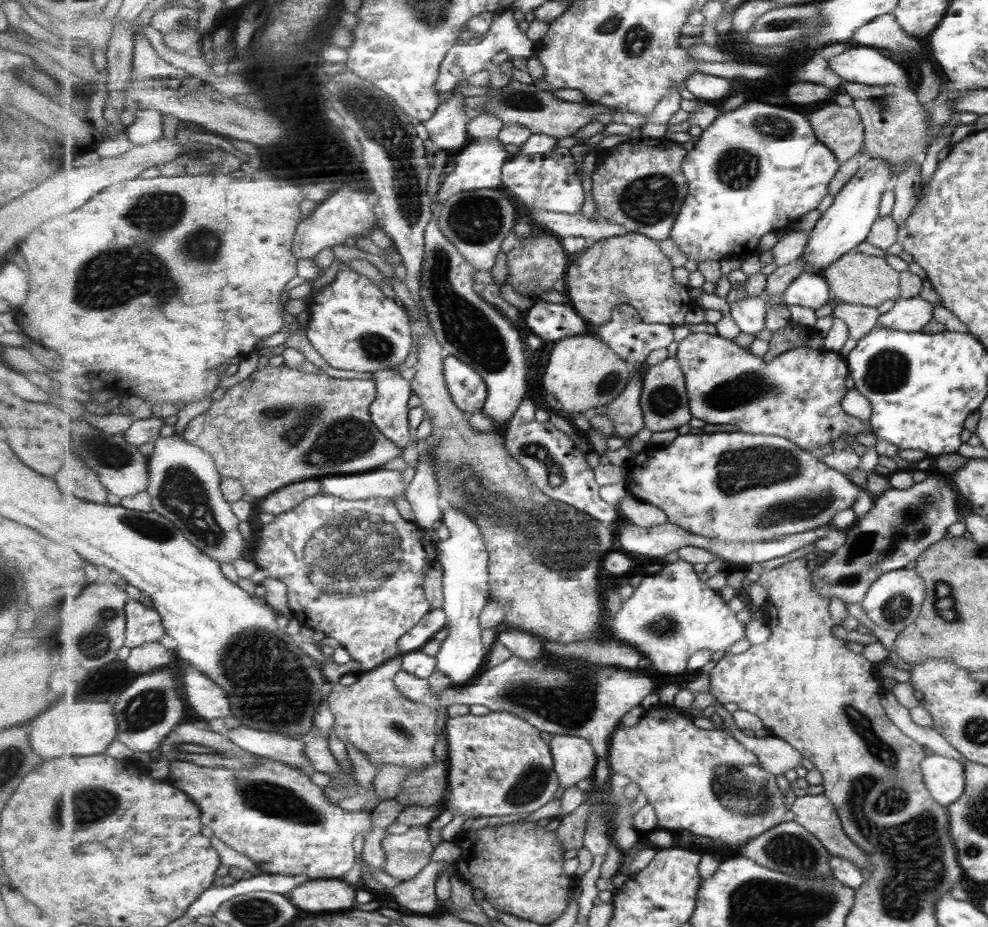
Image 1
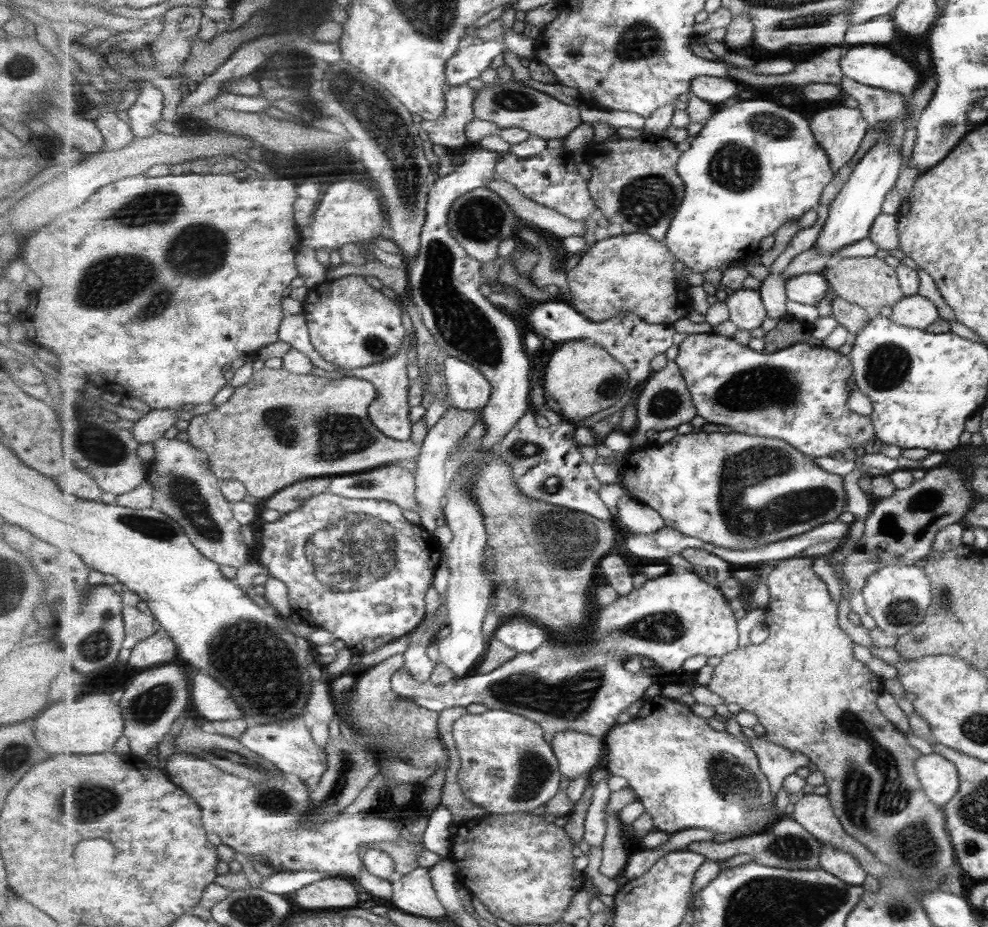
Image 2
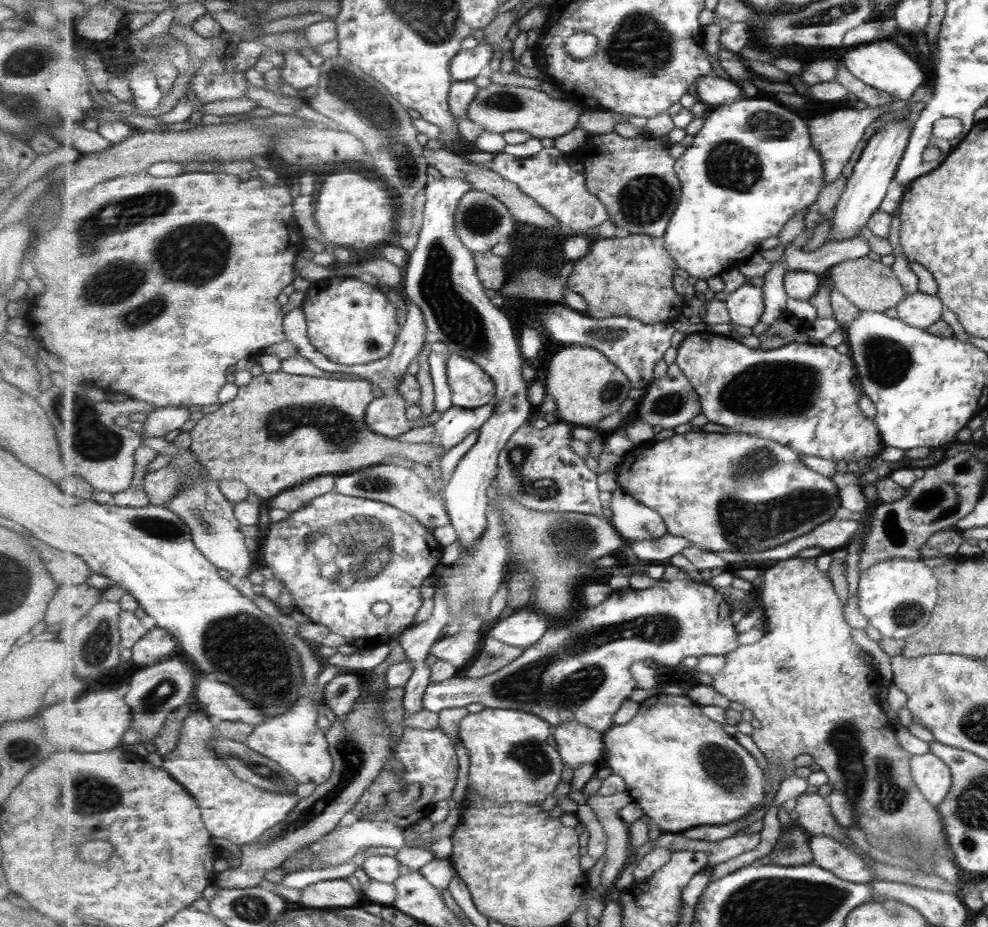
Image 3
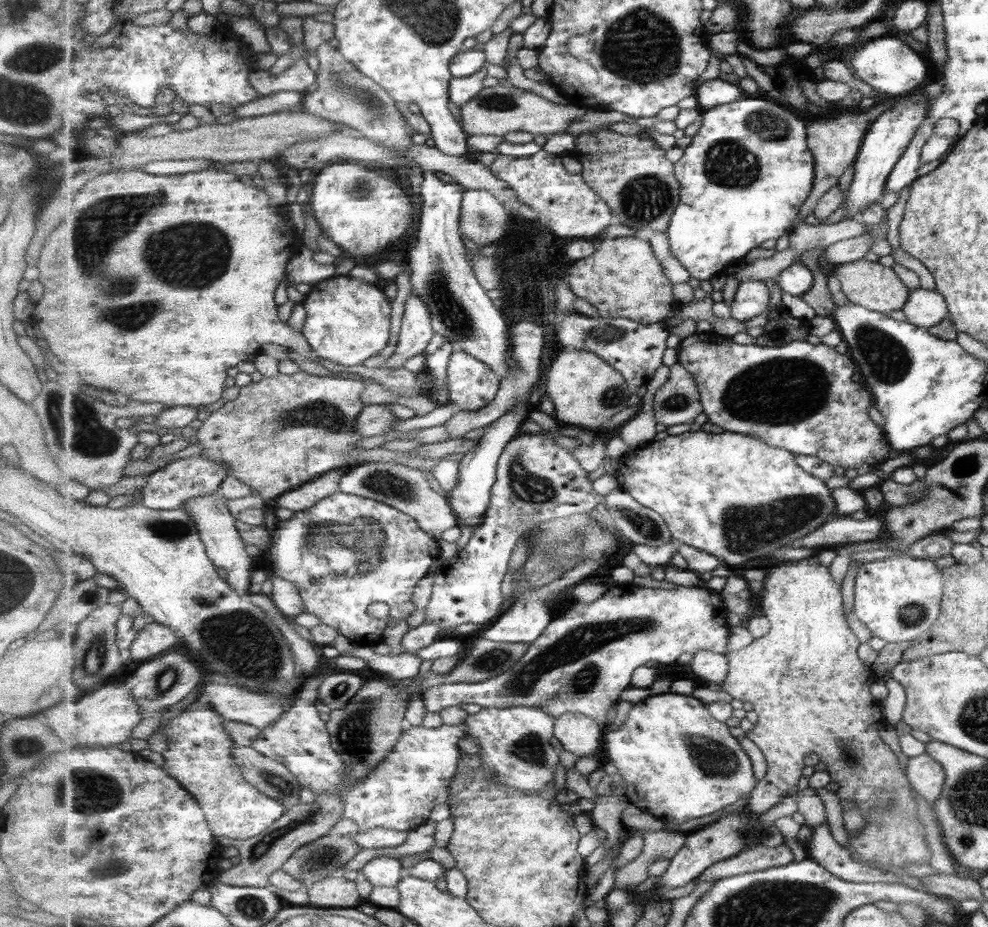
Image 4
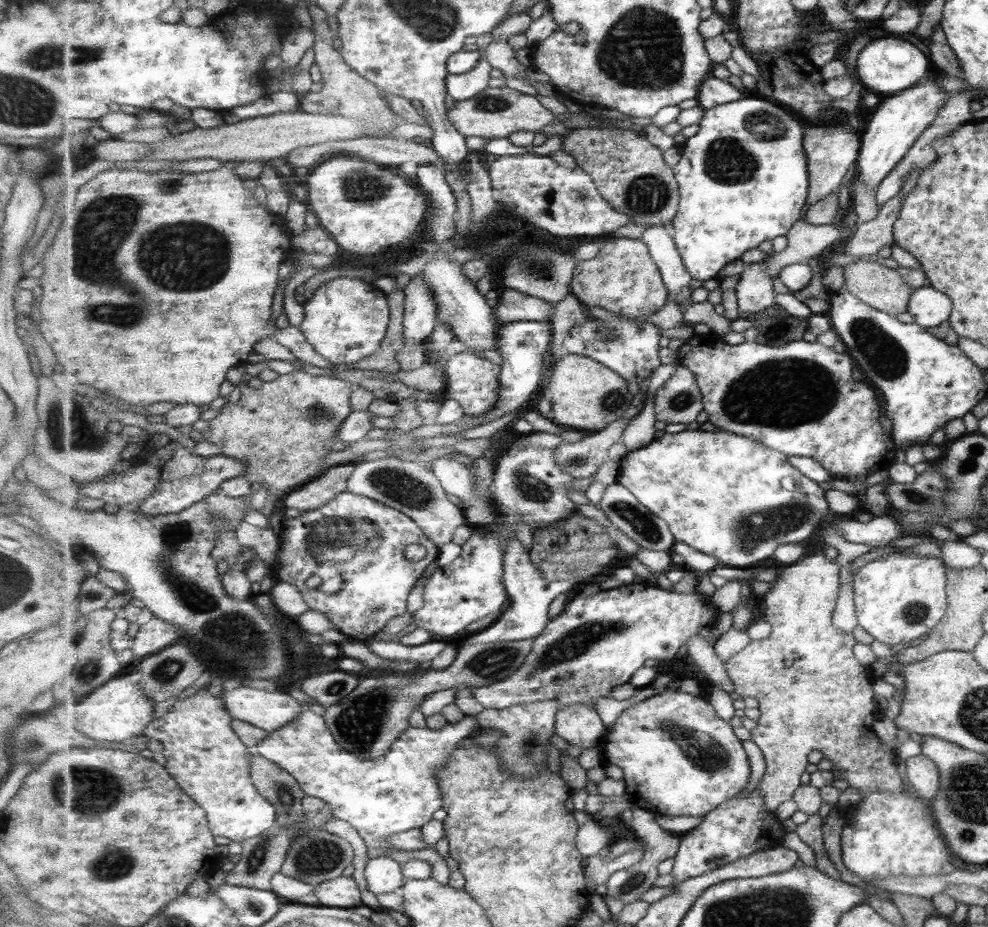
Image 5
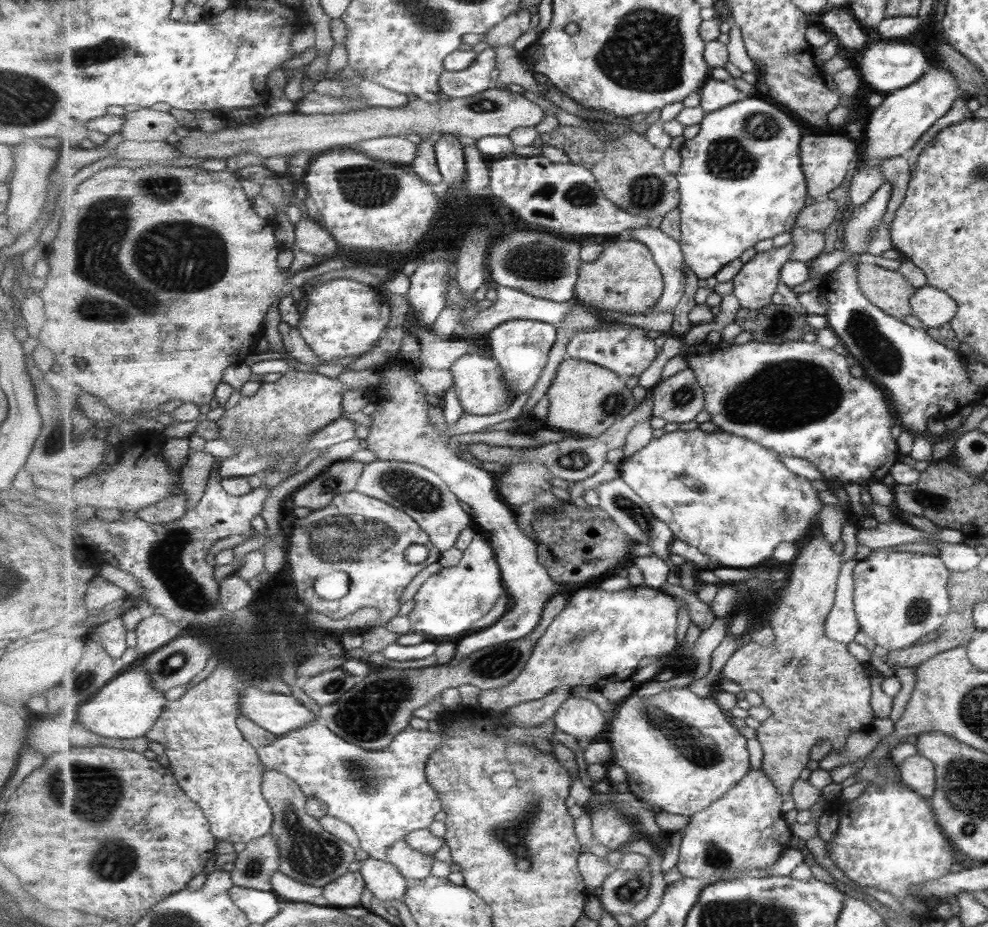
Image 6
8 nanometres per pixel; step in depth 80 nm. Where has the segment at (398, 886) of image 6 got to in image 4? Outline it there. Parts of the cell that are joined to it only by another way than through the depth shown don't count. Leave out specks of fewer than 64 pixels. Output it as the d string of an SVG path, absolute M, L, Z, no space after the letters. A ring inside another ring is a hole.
M380 856L369 860L360 873L368 882L372 882L376 888L380 886L395 886L403 880L403 863L399 859L390 856Z

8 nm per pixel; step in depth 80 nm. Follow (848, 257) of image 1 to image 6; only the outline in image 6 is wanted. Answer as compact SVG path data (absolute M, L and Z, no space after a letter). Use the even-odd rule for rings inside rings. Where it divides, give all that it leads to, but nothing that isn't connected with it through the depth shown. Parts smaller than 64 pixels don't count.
M859 264L859 282L873 303L885 314L900 321L912 314L910 298L917 288L897 271L884 270L875 264Z

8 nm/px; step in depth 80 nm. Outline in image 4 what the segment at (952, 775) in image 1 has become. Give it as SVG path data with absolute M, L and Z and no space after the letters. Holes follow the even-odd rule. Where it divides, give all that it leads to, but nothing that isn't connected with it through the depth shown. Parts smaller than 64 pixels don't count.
M921 754L907 758L904 770L912 790L919 797L929 803L938 798L945 781L945 771L938 762L927 754Z

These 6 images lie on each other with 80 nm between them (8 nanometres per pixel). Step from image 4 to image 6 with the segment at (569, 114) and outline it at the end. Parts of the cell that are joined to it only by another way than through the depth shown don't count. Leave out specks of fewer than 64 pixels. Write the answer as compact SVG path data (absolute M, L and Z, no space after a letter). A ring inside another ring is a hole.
M493 87L475 96L450 97L446 101L439 99L436 103L417 98L399 108L371 107L333 114L301 114L299 112L276 114L250 124L228 126L223 130L213 132L192 127L189 135L181 138L175 146L184 156L204 159L227 160L241 153L255 153L265 158L278 154L288 159L302 151L320 154L334 149L335 146L346 148L349 144L358 144L364 140L383 136L401 137L406 134L417 134L422 139L428 139L433 132L439 132L441 135L468 136L479 140L491 135L510 135L519 127L537 126L545 115L545 110L531 100L527 100L522 93L509 91L508 88Z

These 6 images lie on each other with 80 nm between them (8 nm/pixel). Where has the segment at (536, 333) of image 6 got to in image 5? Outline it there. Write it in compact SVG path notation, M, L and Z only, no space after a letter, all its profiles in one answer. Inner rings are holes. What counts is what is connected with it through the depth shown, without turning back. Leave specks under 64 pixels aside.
M520 320L510 322L498 327L499 343L502 356L502 373L500 376L500 400L495 410L490 410L484 416L477 416L480 421L492 421L503 414L517 412L518 408L525 402L530 402L536 394L543 378L543 364L545 364L545 352L552 345L554 339L554 328L550 321L537 322Z

